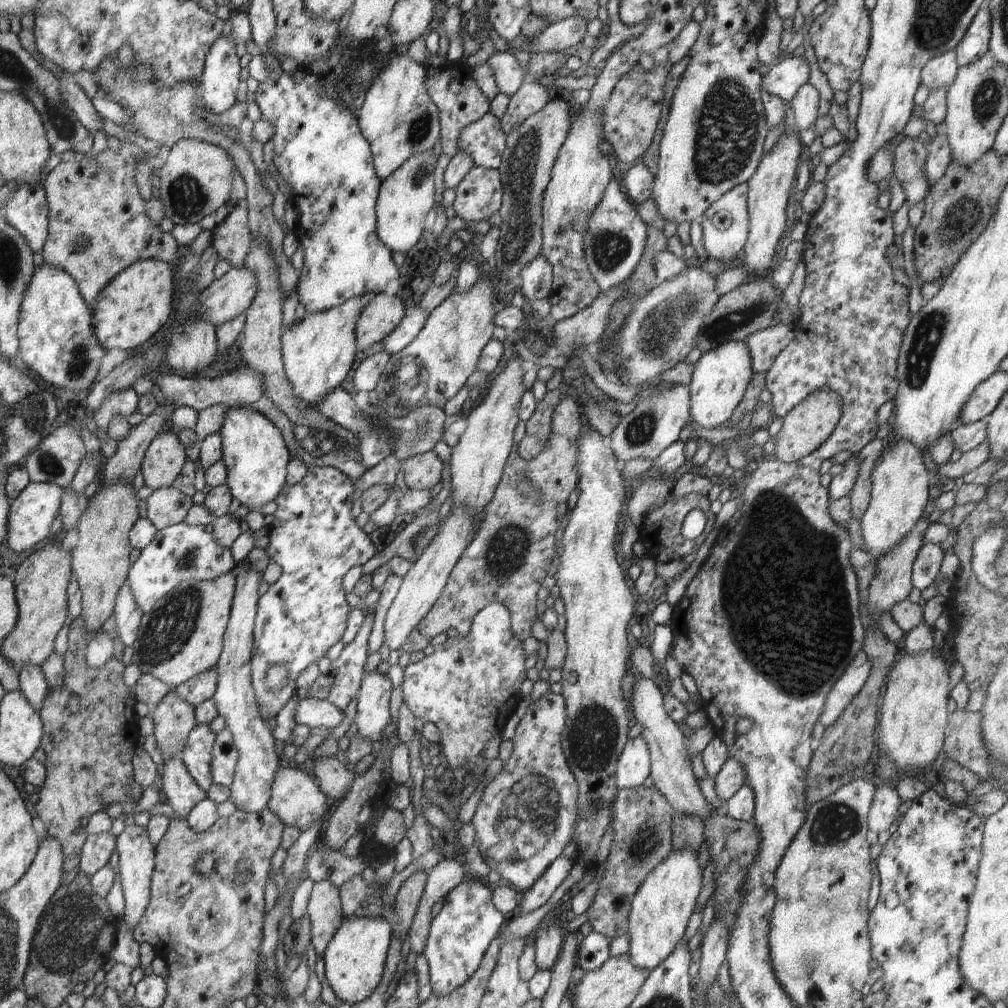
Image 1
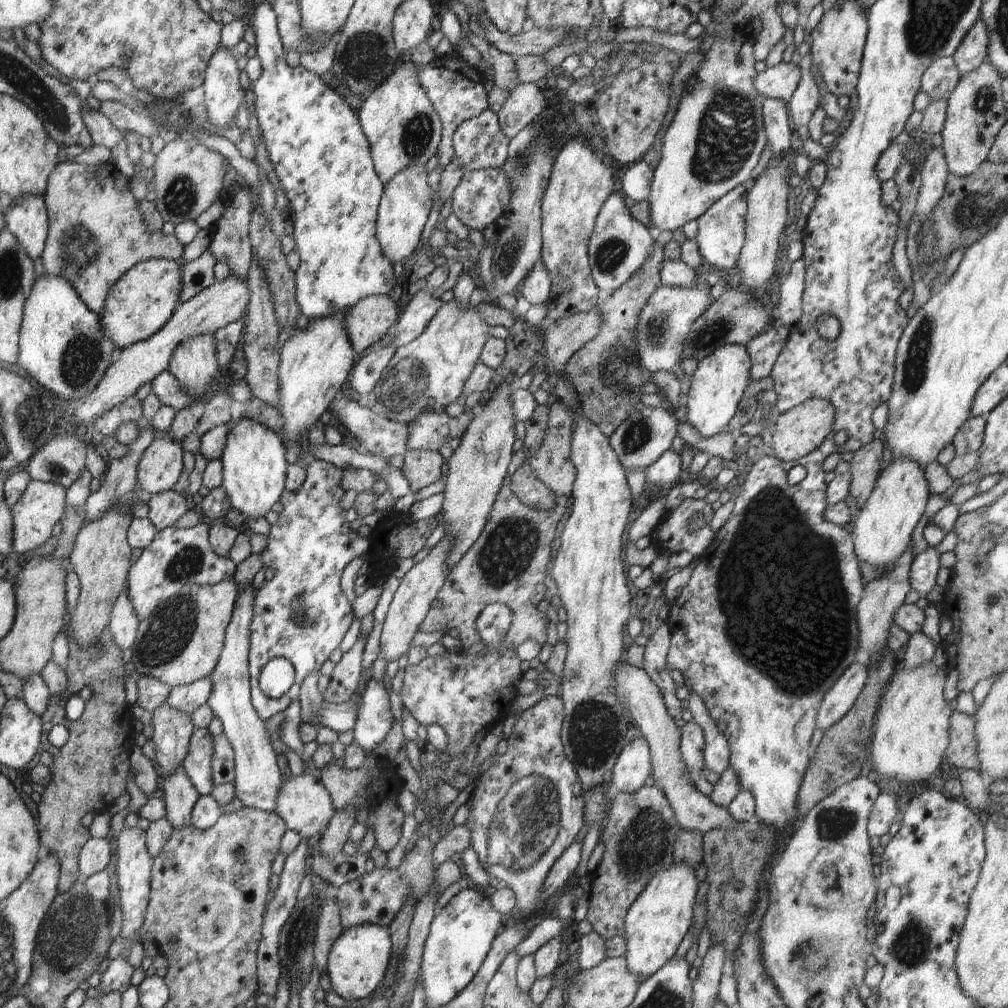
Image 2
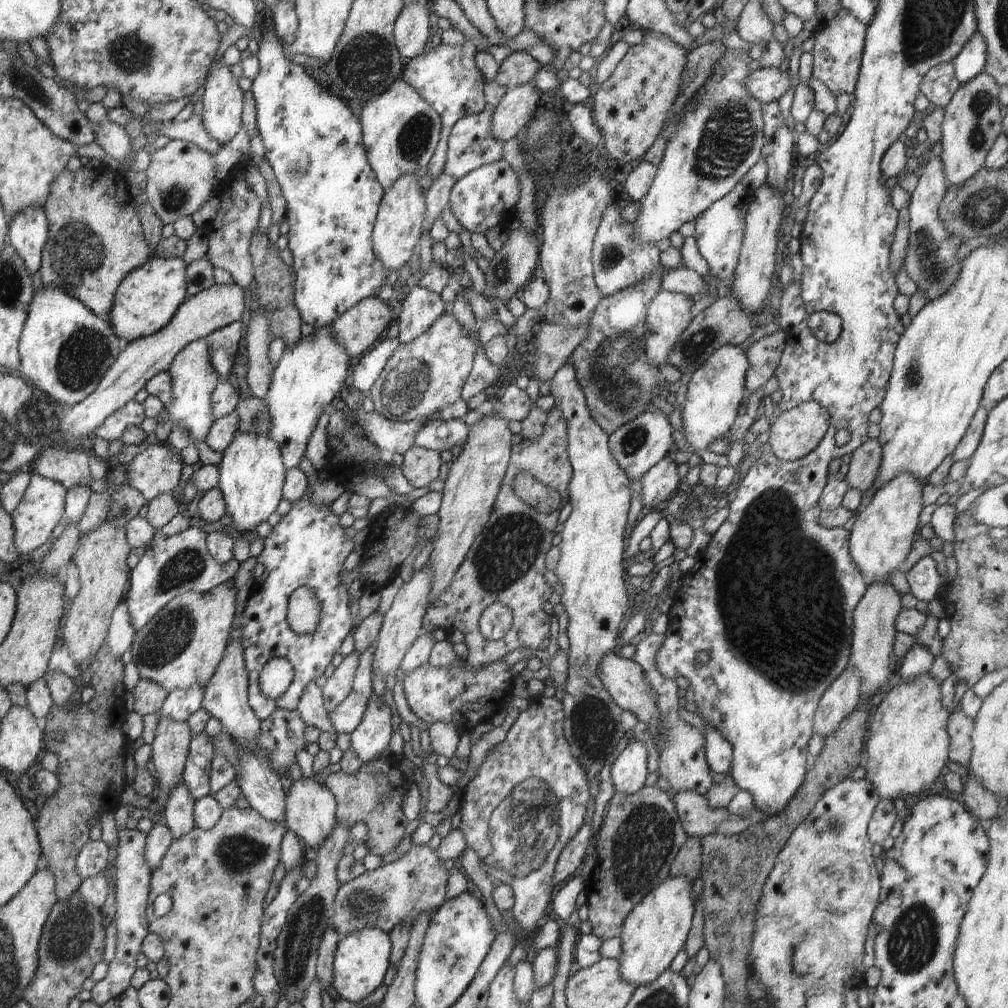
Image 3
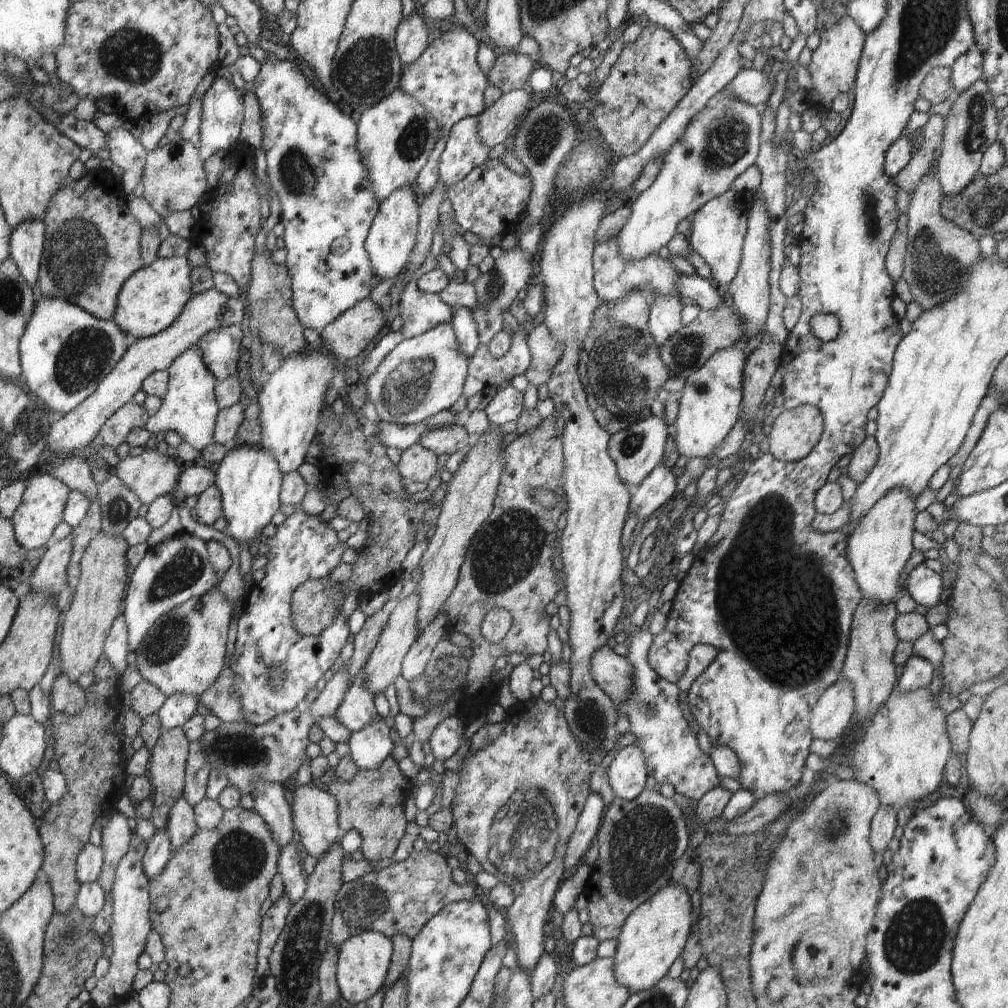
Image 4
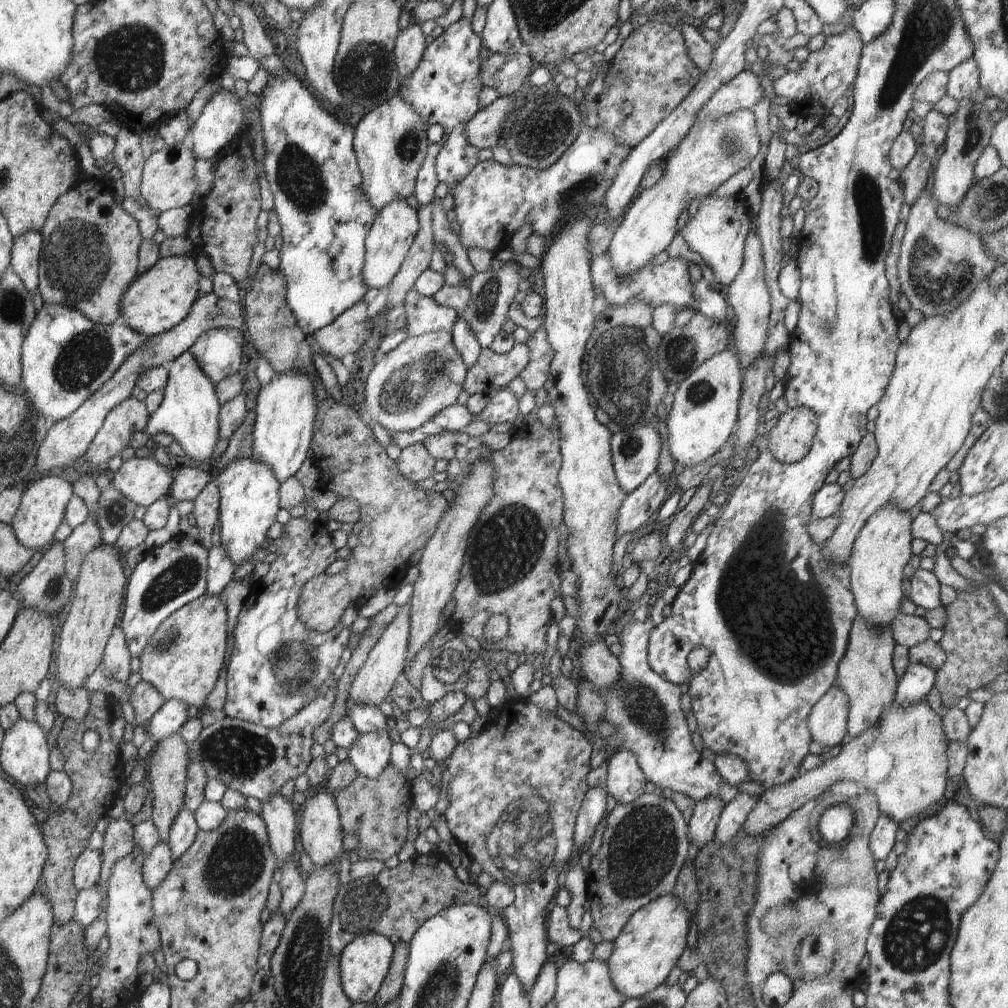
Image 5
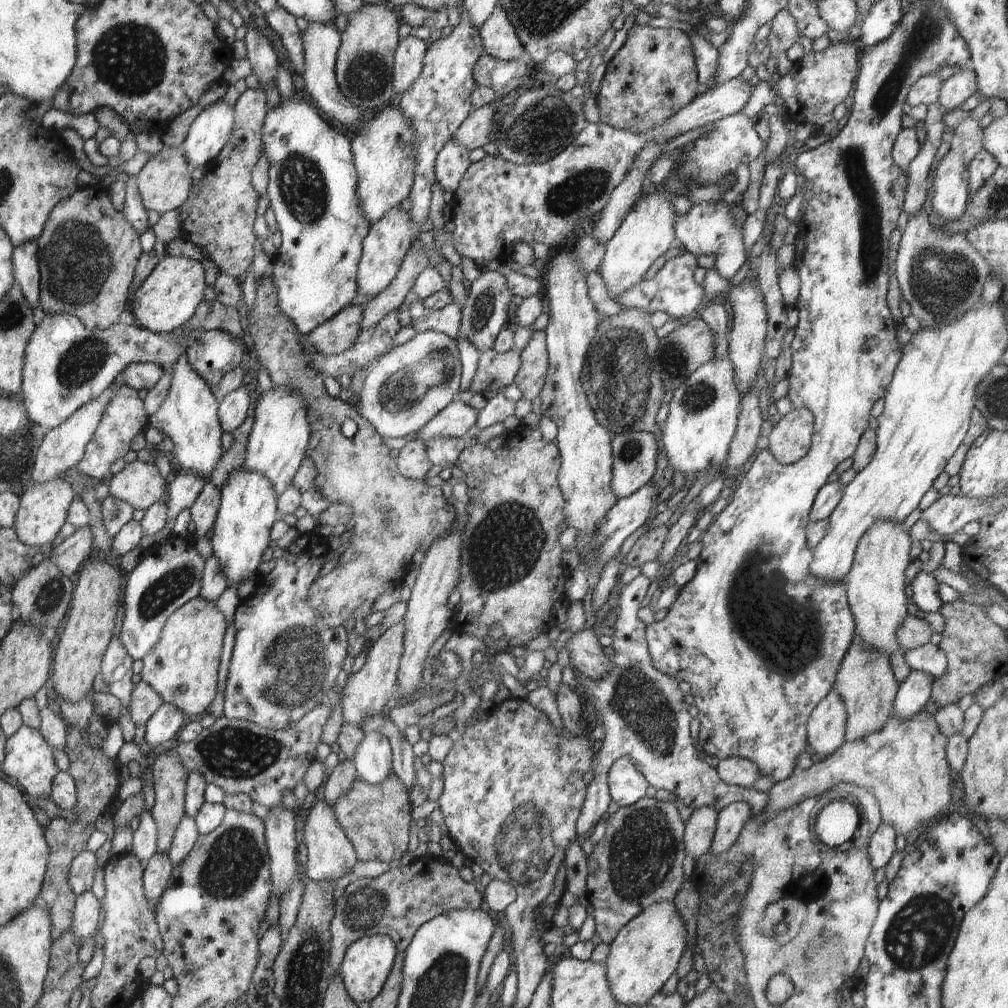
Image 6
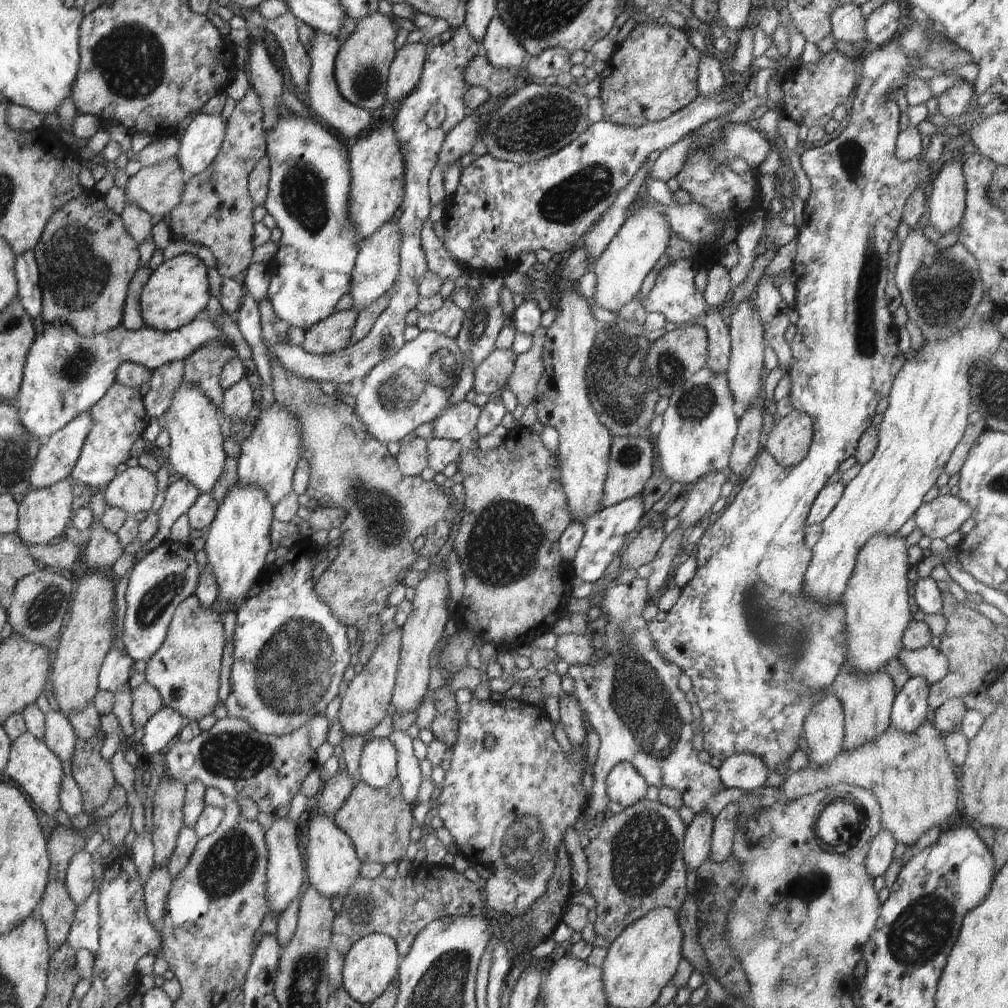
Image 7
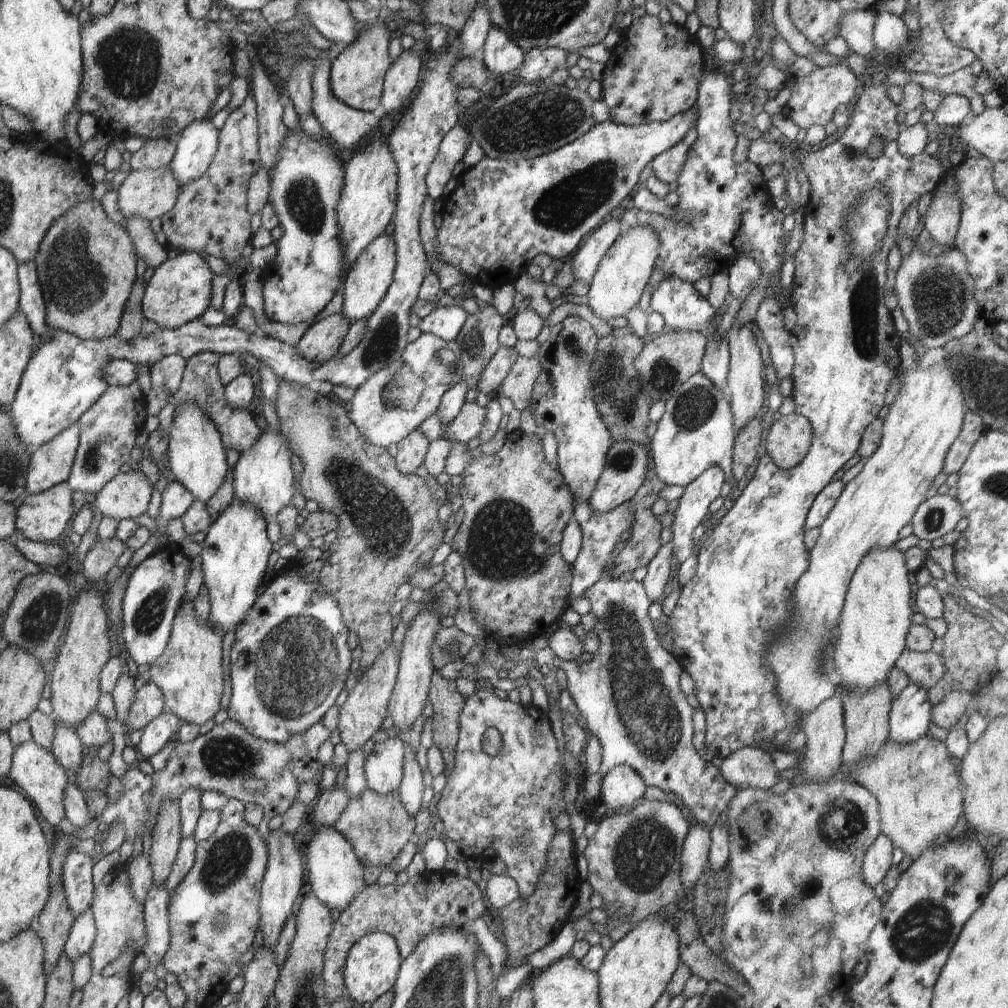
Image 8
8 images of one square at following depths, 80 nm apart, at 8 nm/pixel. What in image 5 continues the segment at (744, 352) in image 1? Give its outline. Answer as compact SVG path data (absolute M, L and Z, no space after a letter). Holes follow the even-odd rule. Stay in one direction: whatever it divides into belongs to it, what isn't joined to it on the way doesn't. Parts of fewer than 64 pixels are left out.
M726 348L705 360L680 383L667 414L669 451L680 464L687 467L704 462L735 432L743 381L740 365L737 352Z

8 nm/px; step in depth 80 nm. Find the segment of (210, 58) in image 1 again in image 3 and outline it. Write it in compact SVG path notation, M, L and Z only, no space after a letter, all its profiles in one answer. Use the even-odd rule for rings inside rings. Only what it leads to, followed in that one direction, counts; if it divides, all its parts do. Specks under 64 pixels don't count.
M216 62L209 70L203 94L201 121L206 132L223 146L230 142L243 126L243 91L238 87L238 78L232 75L232 66Z

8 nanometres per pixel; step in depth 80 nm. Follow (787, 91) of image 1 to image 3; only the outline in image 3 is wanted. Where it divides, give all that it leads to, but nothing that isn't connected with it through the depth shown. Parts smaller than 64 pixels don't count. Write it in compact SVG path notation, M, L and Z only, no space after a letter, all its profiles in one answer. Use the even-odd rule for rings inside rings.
M768 67L752 71L747 80L748 92L761 104L779 101L782 95L792 86L788 70Z

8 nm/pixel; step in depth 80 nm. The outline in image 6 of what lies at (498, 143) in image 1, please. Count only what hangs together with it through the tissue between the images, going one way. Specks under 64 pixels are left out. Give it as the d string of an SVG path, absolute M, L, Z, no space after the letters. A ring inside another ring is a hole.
M452 137L437 154L435 162L436 182L444 191L455 193L464 173L471 165L470 151Z

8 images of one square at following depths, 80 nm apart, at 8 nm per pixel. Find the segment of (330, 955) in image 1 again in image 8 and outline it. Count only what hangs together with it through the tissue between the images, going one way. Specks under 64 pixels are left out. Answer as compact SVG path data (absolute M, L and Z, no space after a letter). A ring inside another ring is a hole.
M373 932L363 936L348 951L344 967L345 990L357 1003L372 1004L385 992L392 990L402 959L397 940L392 935Z

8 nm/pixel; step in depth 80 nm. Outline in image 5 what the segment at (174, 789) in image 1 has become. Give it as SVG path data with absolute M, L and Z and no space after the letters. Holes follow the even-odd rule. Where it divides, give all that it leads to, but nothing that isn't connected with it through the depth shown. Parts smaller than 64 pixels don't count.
M183 806L172 823L167 840L175 860L192 846L198 831L194 813Z

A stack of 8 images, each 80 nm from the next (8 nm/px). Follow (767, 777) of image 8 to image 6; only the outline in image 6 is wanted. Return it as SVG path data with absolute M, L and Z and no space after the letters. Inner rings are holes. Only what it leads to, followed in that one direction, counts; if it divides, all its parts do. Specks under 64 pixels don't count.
M726 757L720 759L715 767L719 777L727 784L750 789L760 778L757 766L742 757Z

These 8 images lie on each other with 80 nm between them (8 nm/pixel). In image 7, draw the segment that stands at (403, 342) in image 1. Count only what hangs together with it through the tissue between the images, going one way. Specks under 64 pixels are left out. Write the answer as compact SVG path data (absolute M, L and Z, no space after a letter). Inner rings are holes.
M447 298L438 310L430 314L418 312L416 326L421 331L436 331L451 339L456 339L464 319L465 311Z

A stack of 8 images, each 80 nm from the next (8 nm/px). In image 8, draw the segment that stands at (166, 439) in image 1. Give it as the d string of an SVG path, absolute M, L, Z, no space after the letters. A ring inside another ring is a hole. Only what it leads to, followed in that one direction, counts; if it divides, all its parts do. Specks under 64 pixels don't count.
M134 467L127 473L118 473L104 488L96 494L94 503L103 517L110 517L119 522L132 519L146 513L153 486L146 475Z

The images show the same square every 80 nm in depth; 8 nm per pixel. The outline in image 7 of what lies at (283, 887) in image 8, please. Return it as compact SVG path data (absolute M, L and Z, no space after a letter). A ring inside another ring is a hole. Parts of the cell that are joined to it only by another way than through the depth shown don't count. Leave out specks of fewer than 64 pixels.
M276 817L268 831L265 832L265 841L269 852L267 901L269 910L276 910L278 916L298 896L298 890L304 884L304 868L302 868L302 856L298 850L298 843L296 843L296 827L290 817Z

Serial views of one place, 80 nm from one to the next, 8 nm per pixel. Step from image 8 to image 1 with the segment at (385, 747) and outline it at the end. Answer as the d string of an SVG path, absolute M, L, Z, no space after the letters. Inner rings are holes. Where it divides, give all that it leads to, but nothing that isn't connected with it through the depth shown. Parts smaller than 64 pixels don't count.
M377 669L363 673L354 721L358 733L371 742L381 740L384 728L391 721L389 702L392 690L392 681L384 673Z

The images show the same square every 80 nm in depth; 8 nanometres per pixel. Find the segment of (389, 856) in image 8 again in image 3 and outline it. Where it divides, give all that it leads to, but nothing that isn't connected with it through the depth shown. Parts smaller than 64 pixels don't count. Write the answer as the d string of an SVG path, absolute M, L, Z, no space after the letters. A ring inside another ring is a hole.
M387 753L365 762L356 774L338 771L324 780L326 788L337 802L337 820L343 822L349 830L358 822L364 822L368 827L368 835L363 842L368 845L369 853L376 856L384 856L396 849L404 838L405 827L409 823L401 802L412 784L398 768L399 760Z

